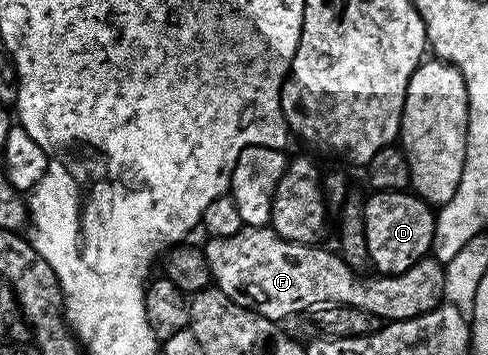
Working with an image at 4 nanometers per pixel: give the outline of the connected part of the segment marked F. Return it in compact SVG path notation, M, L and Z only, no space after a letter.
M245 227L234 235L208 237L205 242L204 258L215 288L244 309L277 323L283 322L283 317L330 305L353 305L384 323L405 321L436 308L442 301L444 265L431 255L401 273L371 275L359 281L339 252L287 241L270 227Z

